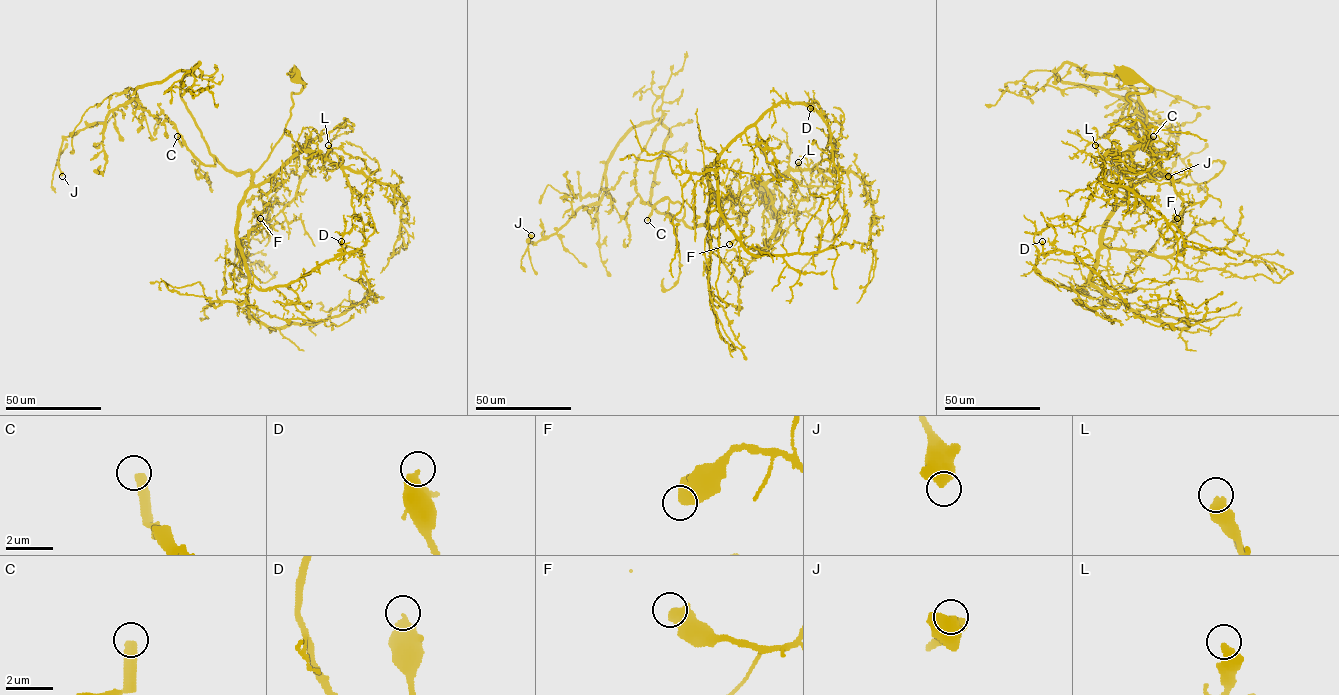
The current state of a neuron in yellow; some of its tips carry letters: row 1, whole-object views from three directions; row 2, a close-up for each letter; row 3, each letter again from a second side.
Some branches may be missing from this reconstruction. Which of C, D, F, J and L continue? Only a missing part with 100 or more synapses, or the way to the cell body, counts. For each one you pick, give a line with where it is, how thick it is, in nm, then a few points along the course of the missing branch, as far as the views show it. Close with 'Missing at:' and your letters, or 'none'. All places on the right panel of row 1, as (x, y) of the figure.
C: at (1153, 136); 420 nm thick; missing branch runs (1153, 136), (1157, 124), (1162, 120), (1200, 119), (1233, 123)
Missing at: C

